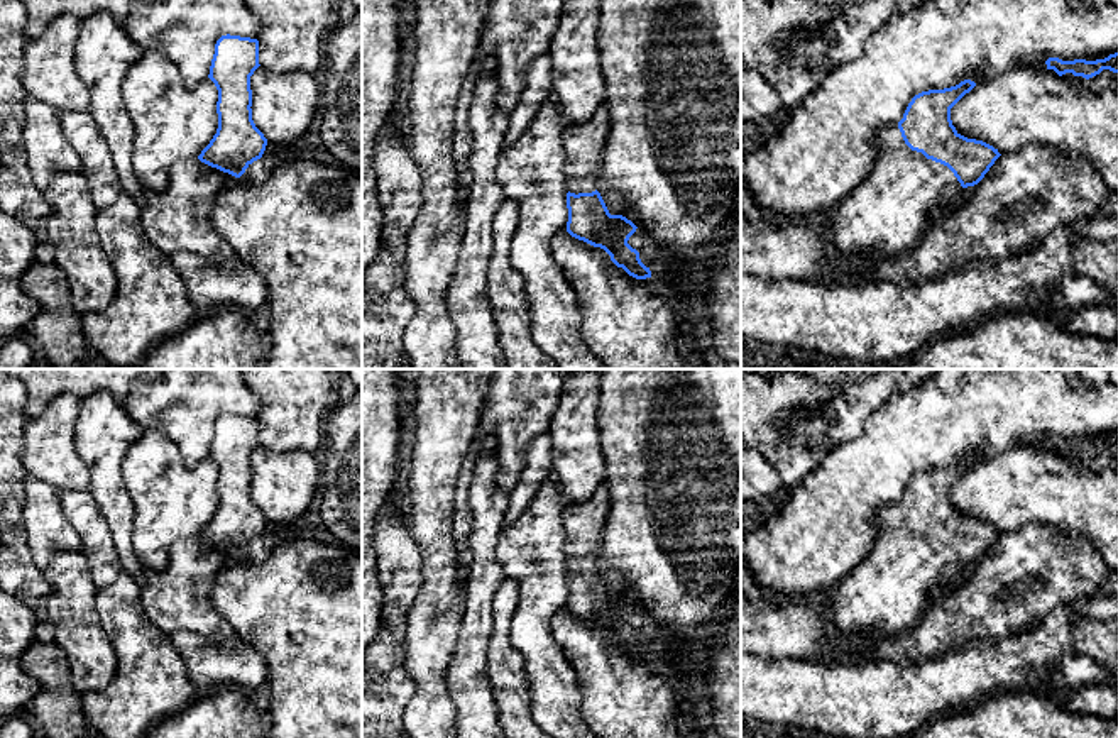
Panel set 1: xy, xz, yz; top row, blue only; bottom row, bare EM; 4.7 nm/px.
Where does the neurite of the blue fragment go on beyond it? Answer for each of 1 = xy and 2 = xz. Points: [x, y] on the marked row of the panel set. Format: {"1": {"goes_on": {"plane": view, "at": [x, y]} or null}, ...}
{"1": {"goes_on": null}, "2": {"goes_on": {"plane": "xz", "at": [584, 143]}}}

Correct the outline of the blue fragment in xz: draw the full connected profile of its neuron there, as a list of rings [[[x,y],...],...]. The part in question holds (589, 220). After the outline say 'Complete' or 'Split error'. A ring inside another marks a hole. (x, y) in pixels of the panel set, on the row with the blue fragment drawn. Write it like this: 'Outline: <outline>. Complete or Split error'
Outline: [[[604,105],[582,124],[573,124],[563,130],[563,173],[568,181],[567,232],[594,247],[604,249],[611,261],[636,279],[651,278],[639,252],[628,240],[636,232],[636,225],[622,215],[611,215],[597,181],[602,168],[606,140],[611,130],[611,117]]]. Split error

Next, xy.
Outline: [[[227,34],[216,41],[208,78],[218,90],[218,129],[198,159],[235,178],[260,159],[267,146],[250,108],[250,76],[259,66],[257,39]]]. Complete

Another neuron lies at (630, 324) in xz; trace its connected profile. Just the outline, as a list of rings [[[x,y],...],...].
[[[567,229],[555,237],[551,254],[575,293],[585,344],[609,369],[709,369],[682,357],[677,344],[680,308],[655,279],[629,276],[604,249],[572,237]]]

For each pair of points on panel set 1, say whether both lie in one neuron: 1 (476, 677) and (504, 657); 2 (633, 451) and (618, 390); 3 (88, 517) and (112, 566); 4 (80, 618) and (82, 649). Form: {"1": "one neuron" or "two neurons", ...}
{"1": "two neurons", "2": "one neuron", "3": "one neuron", "4": "one neuron"}

